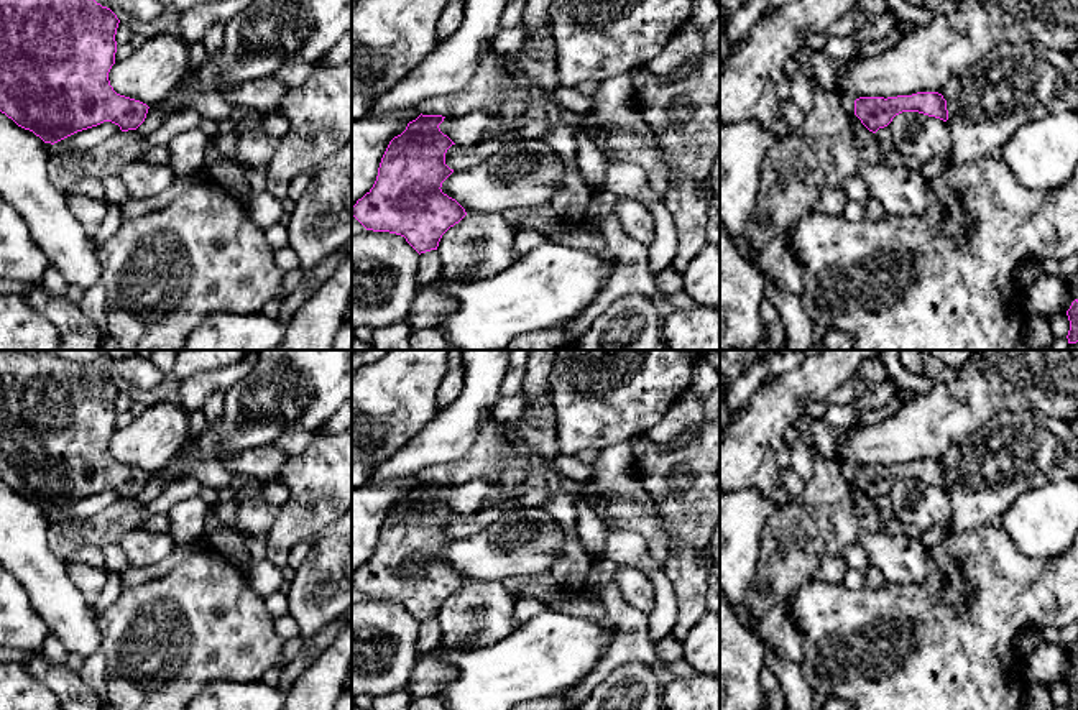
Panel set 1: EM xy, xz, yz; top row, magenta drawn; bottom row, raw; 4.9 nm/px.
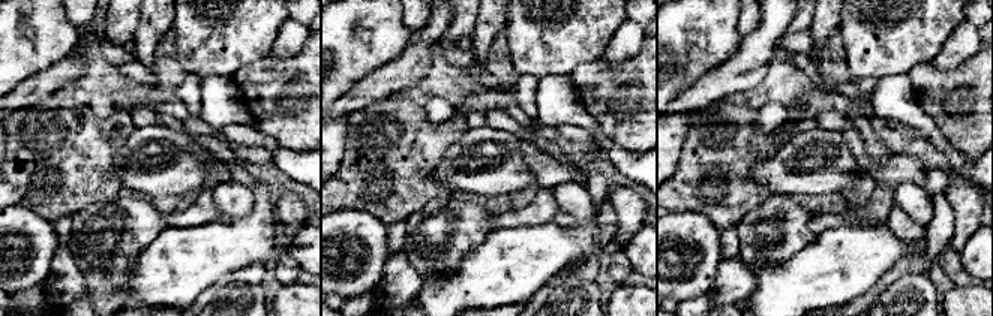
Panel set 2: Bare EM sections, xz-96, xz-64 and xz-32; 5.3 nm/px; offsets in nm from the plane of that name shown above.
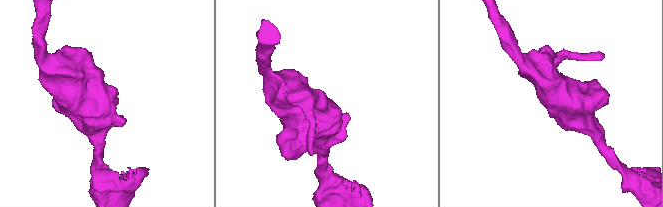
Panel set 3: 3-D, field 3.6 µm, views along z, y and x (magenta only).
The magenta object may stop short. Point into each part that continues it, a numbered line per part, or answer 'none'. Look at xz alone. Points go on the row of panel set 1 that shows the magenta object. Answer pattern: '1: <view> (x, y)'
none

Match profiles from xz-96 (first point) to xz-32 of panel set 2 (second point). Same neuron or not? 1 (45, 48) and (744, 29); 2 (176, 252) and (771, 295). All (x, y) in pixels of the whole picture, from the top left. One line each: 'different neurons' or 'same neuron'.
1: different neurons
2: same neuron

